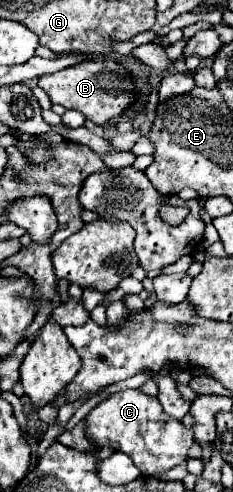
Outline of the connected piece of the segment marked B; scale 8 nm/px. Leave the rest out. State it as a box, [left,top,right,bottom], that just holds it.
[38,60,136,126]

